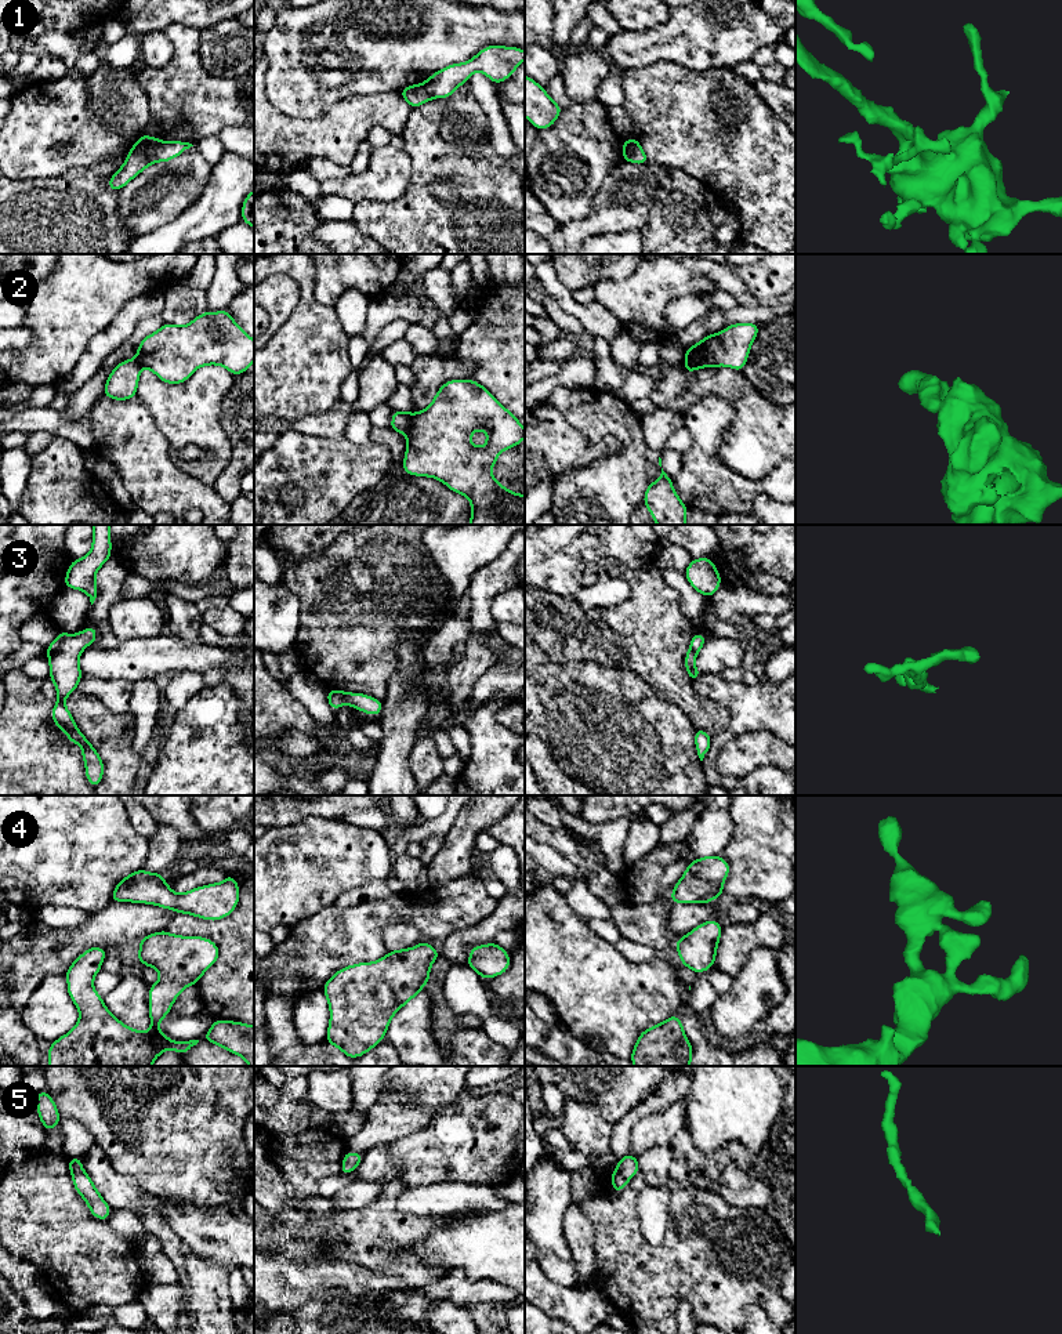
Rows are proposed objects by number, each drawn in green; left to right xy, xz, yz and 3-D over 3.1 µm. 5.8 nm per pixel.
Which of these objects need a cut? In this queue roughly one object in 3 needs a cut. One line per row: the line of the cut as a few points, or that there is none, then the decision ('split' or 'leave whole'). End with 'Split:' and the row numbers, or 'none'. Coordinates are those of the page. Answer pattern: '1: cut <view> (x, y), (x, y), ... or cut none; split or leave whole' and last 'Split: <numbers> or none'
1: cut xy (158, 140), (156, 160); split
2: cut xz (412, 413), (409, 428), (405, 432); split
3: cut none; leave whole
4: cut none; leave whole
5: cut none; leave whole
Split: 1, 2

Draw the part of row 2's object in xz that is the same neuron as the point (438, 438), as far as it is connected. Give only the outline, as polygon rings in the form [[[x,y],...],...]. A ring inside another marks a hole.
[[[450,380],[431,405],[410,414],[402,470],[431,476],[471,501],[468,525],[525,525],[525,494],[516,494],[492,476],[503,450],[515,447],[525,428],[481,384]],[[485,429],[486,445],[475,447],[470,436]]]

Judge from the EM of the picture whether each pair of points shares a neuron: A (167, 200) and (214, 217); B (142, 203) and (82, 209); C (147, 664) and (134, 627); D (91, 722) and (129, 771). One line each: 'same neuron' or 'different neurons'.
A: different neurons
B: different neurons
C: different neurons
D: same neuron

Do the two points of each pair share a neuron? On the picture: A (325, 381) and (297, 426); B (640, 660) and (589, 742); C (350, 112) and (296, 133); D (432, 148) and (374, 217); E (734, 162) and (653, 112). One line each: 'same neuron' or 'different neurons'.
A: different neurons
B: different neurons
C: same neuron
D: same neuron
E: same neuron

